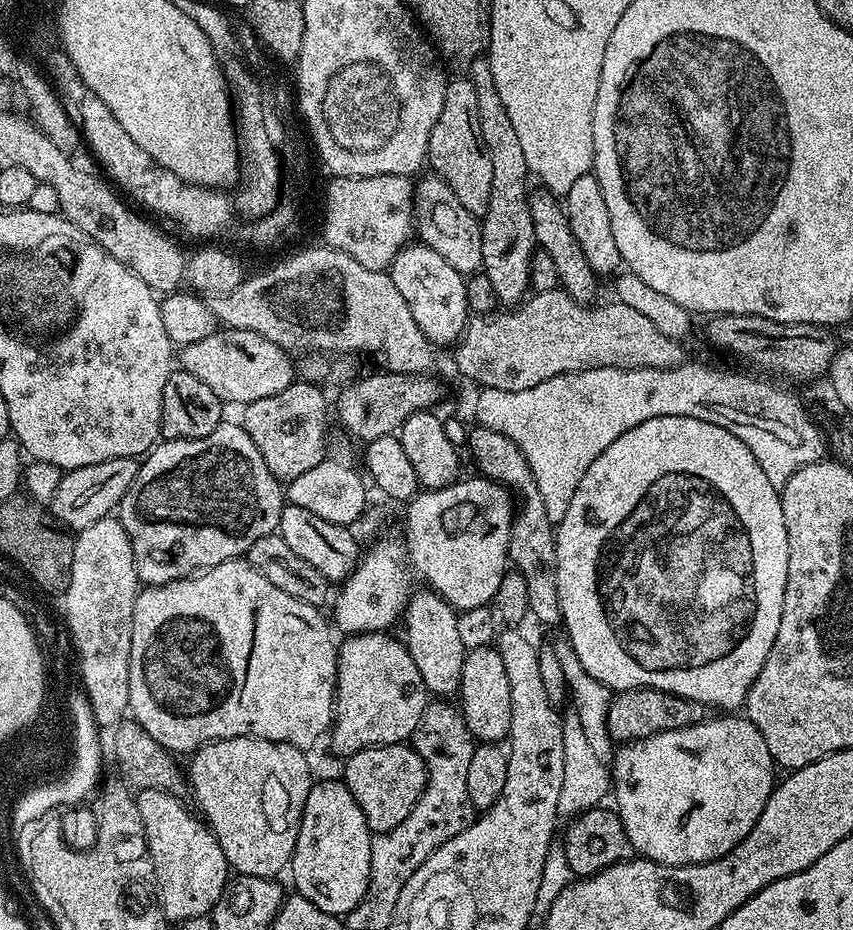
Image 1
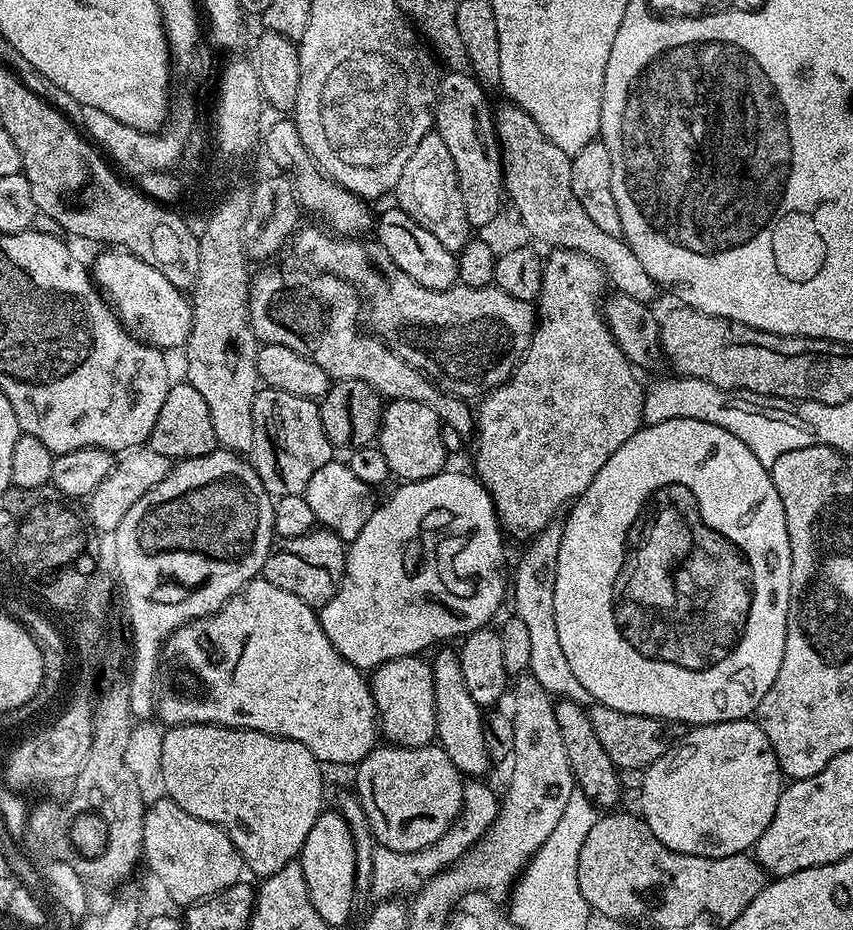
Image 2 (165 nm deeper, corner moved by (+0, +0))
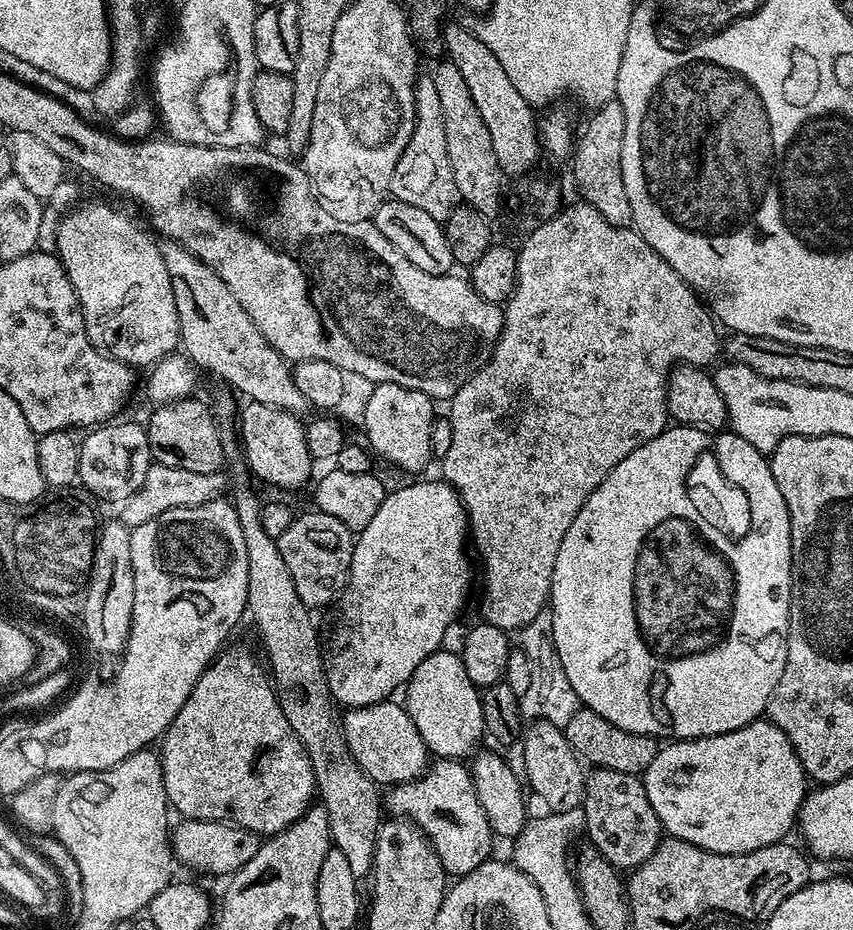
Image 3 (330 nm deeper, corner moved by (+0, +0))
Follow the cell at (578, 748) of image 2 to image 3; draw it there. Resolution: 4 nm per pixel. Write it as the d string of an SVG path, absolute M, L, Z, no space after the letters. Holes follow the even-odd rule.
M592 768L584 777L584 826L591 847L617 870L631 870L646 862L659 846L662 829L650 798L646 798L640 776L622 774L618 770Z

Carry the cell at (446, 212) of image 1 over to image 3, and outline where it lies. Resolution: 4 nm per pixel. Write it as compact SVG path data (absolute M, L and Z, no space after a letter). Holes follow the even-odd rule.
M421 75L416 82L416 125L412 137L398 158L398 166L394 166L391 195L410 206L418 206L430 214L430 218L441 222L448 220L452 209L457 207L458 193L454 182L454 170L450 166L450 154L446 154L446 126L442 122L442 102L438 102L438 86L434 86L431 75Z

